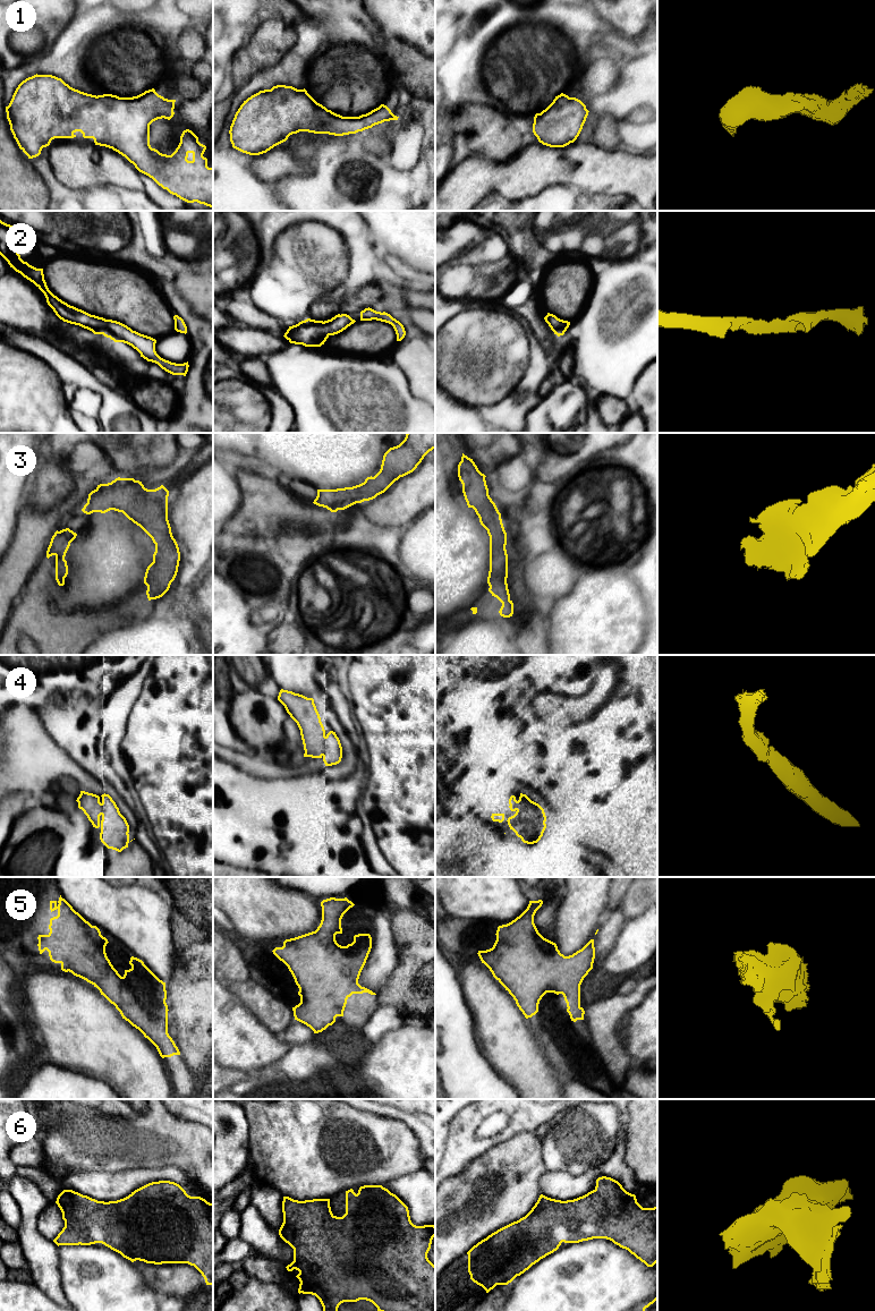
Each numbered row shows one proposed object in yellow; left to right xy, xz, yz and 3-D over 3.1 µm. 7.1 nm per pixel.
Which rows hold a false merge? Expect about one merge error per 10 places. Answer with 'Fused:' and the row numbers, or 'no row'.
Fused: no row

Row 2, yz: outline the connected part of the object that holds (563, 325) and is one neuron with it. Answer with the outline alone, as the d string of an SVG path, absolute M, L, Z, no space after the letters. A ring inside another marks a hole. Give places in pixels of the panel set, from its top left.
M547 313L544 320L558 337L563 335L570 325L570 322L560 320L555 315L550 313Z

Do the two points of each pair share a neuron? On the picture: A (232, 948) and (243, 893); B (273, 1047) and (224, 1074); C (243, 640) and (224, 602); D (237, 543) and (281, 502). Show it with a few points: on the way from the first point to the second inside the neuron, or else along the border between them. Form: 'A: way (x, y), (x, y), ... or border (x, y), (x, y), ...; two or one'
A: border (226, 926), (241, 943); two
B: border (224, 1065), (231, 1069), (257, 1071); two
C: way (236, 631), (224, 620), (224, 611); one
D: border (254, 535), (239, 535), (226, 542); two

